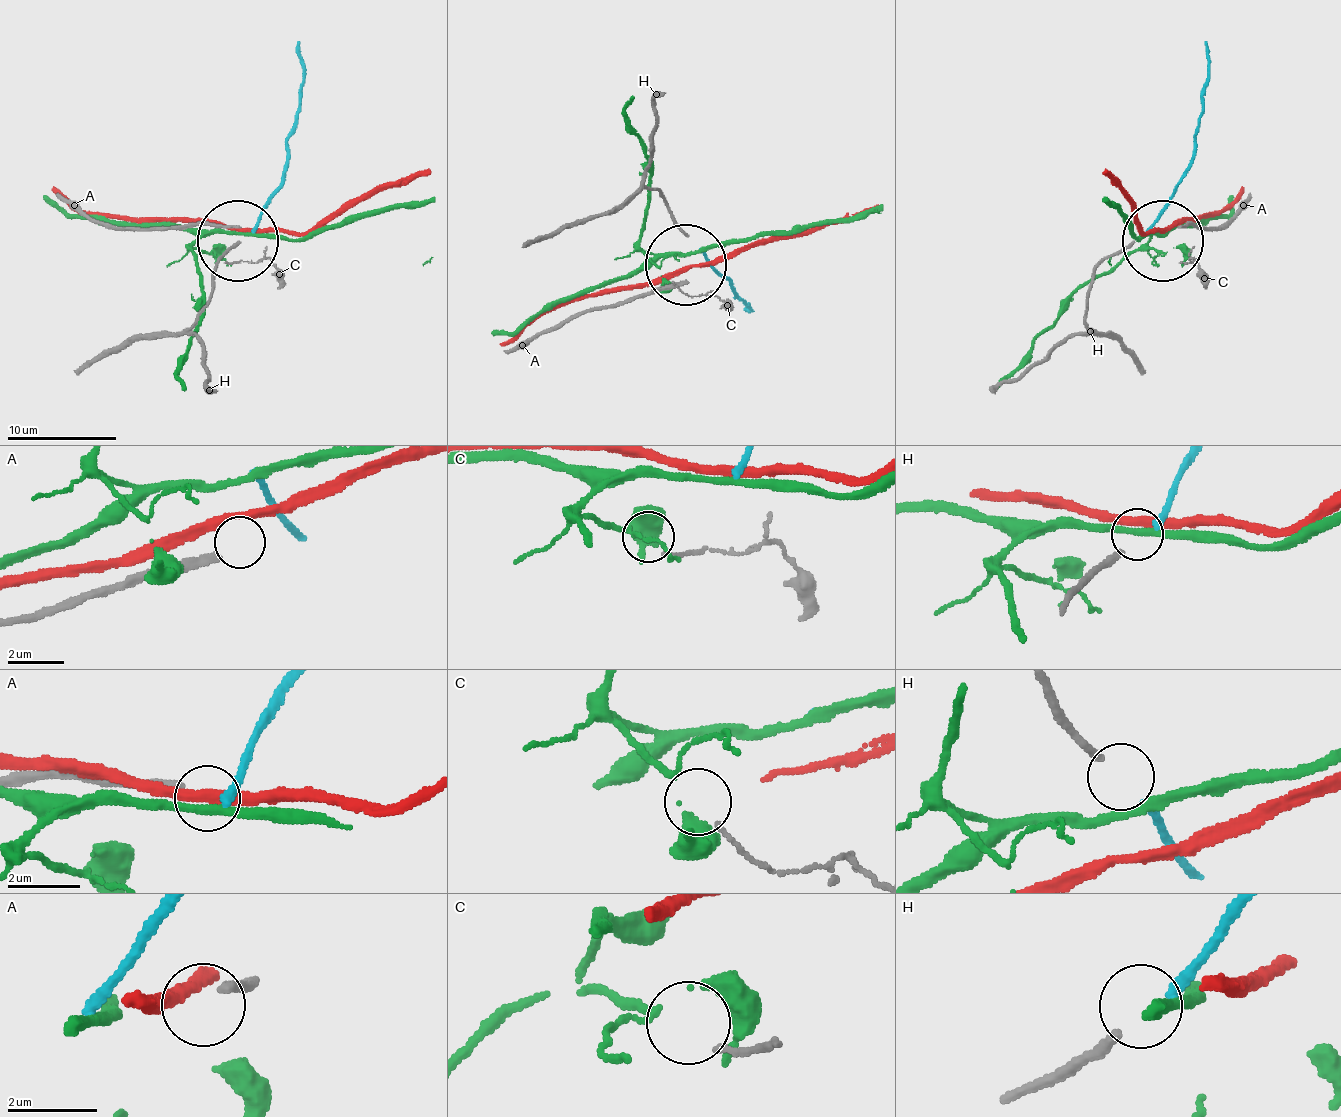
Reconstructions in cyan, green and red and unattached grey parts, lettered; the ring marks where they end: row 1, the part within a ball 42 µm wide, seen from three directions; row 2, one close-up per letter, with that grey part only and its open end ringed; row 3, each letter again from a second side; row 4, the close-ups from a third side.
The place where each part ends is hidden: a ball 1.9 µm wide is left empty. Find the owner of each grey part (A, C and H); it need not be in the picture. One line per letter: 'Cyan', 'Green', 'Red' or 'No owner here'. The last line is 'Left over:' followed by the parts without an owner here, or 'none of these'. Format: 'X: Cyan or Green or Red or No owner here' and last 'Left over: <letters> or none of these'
A: No owner here
C: Green
H: Cyan
Left over: A

